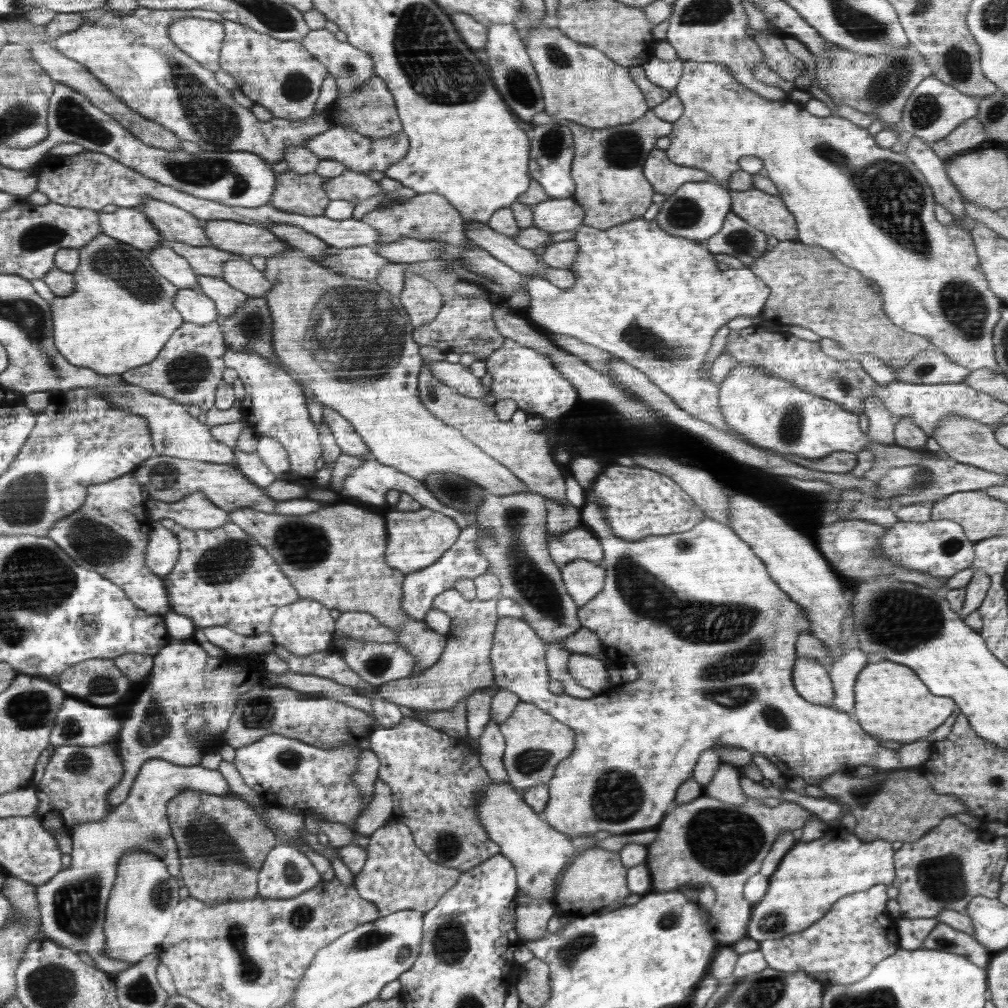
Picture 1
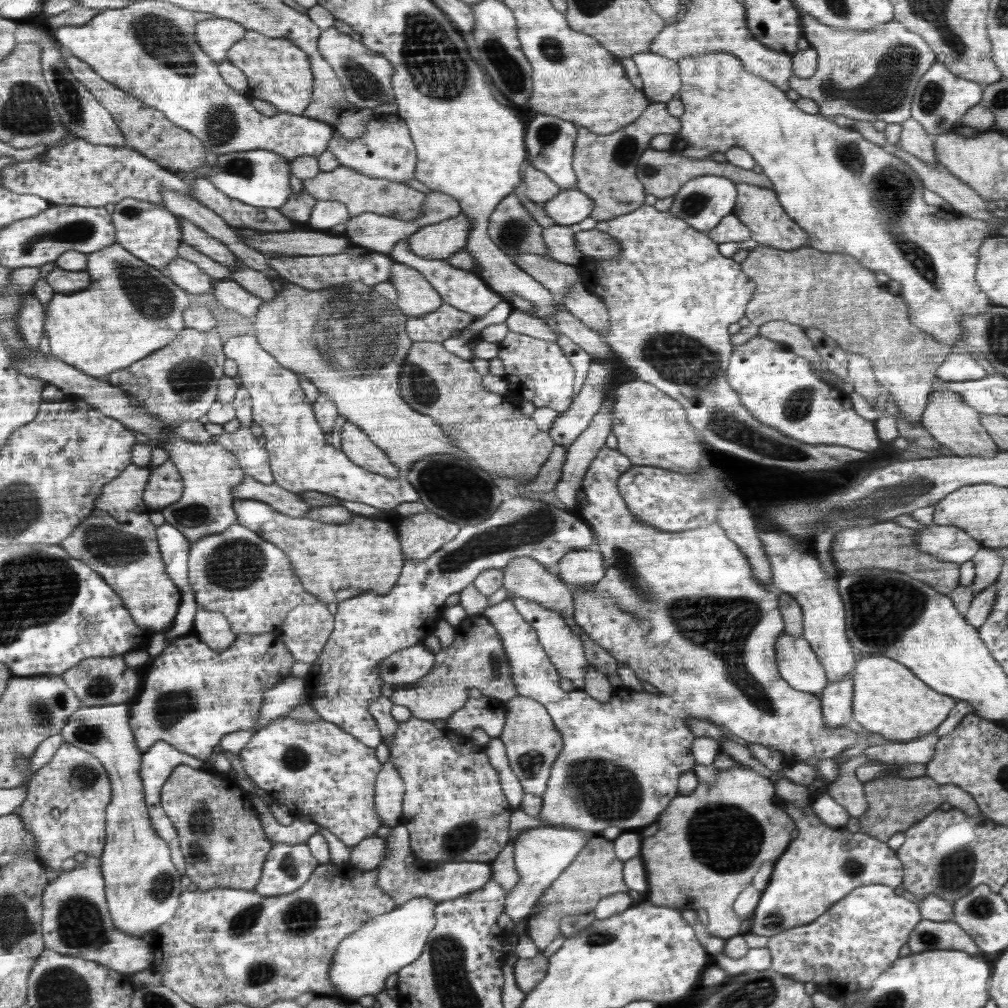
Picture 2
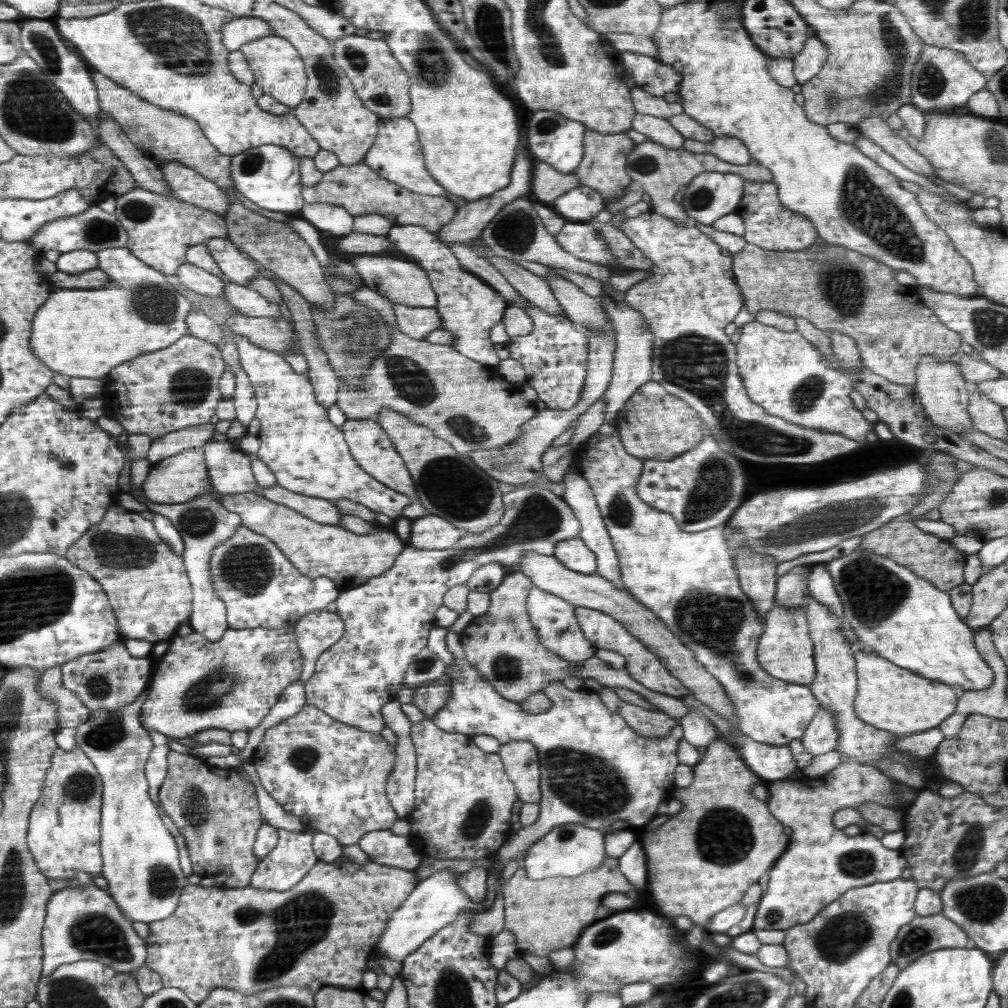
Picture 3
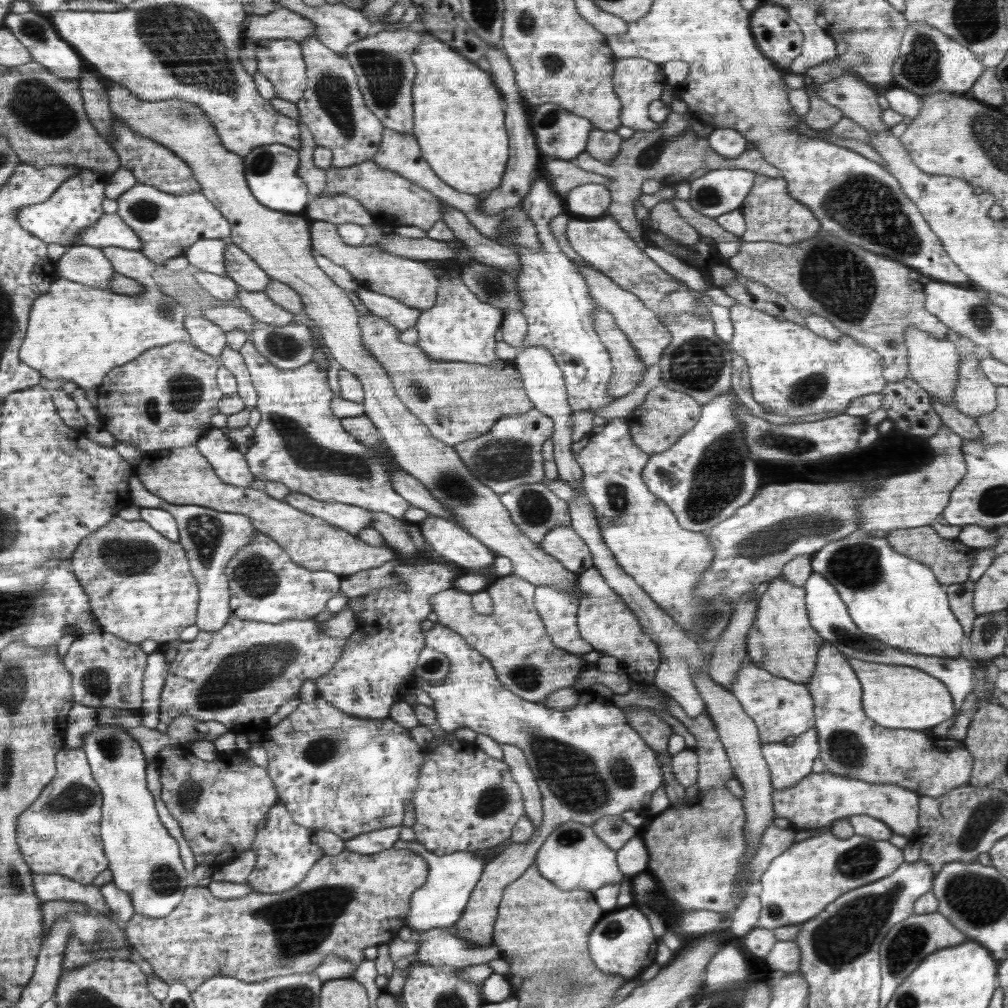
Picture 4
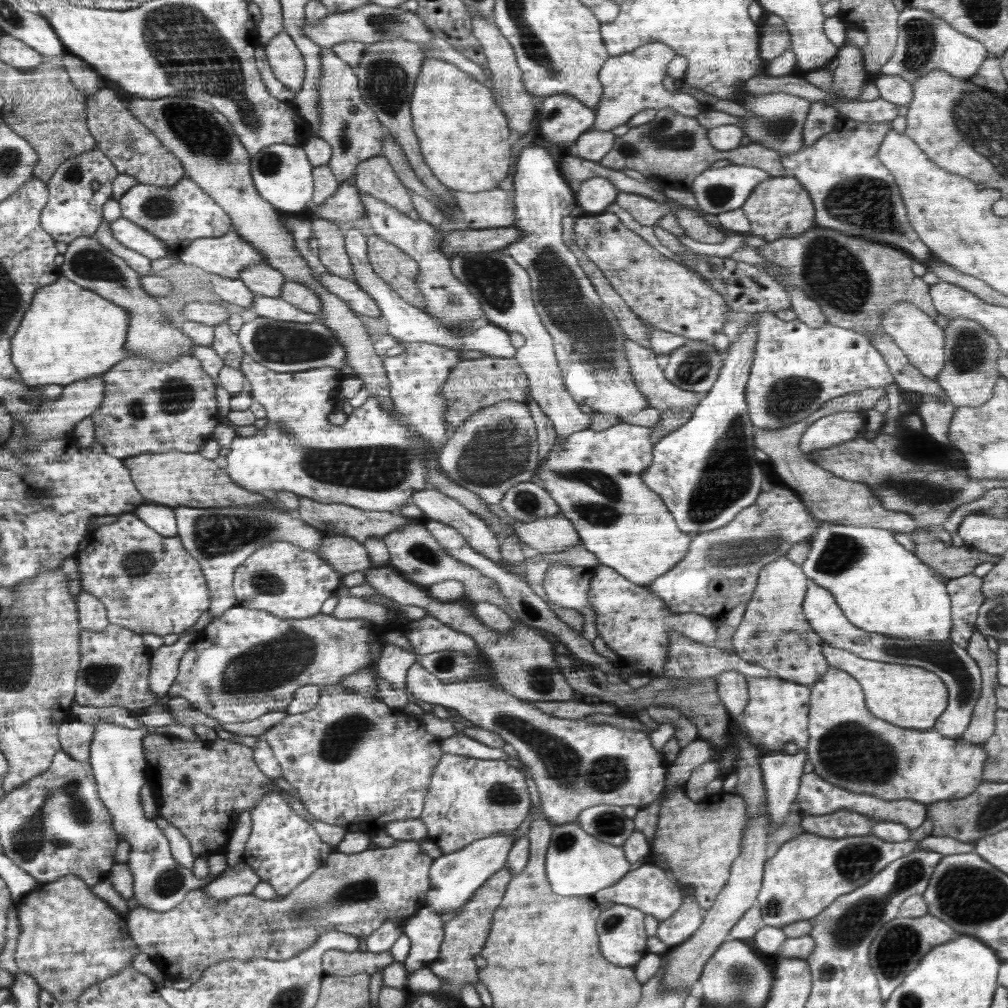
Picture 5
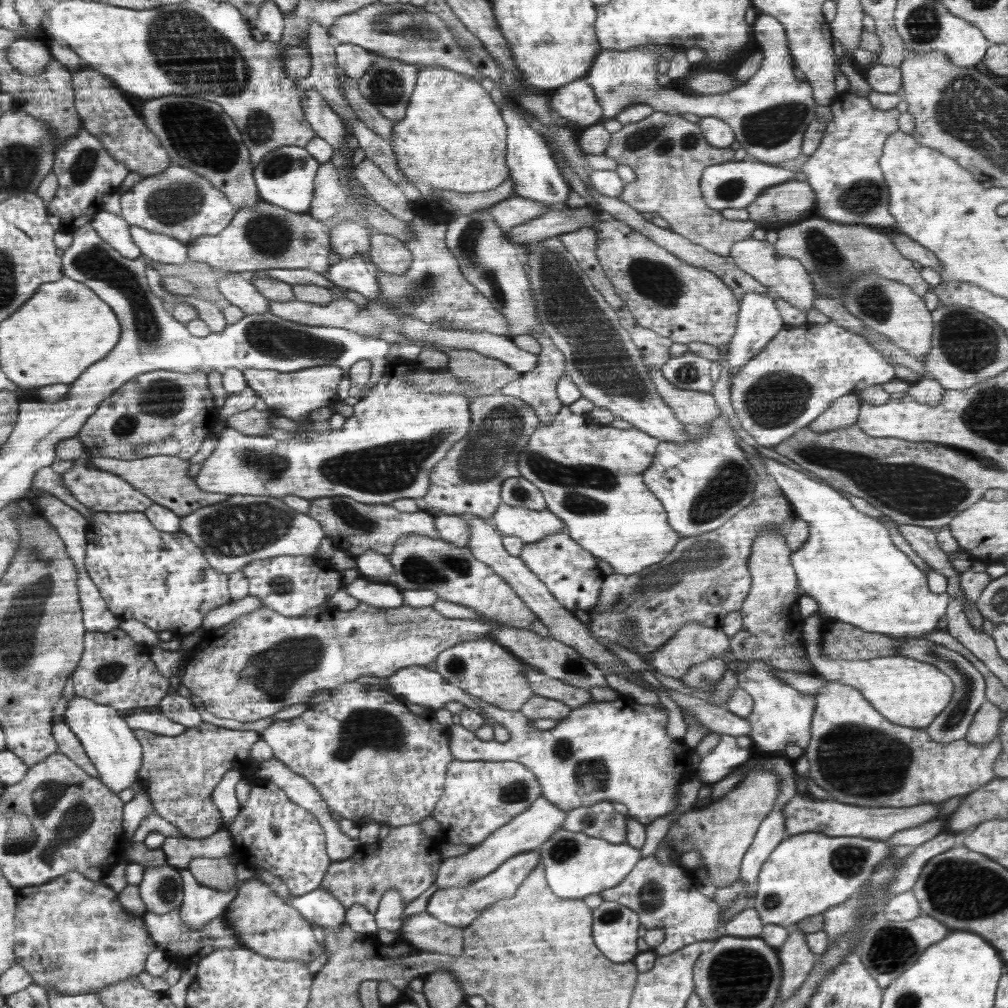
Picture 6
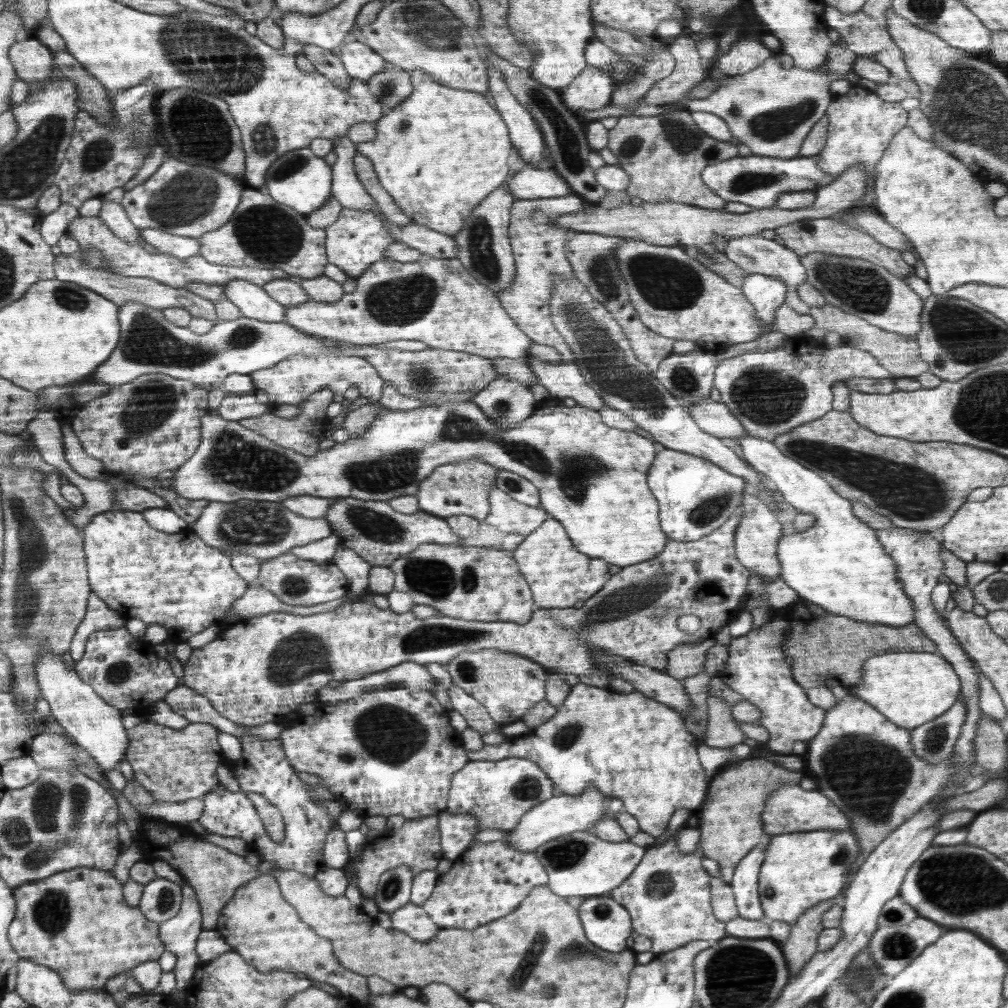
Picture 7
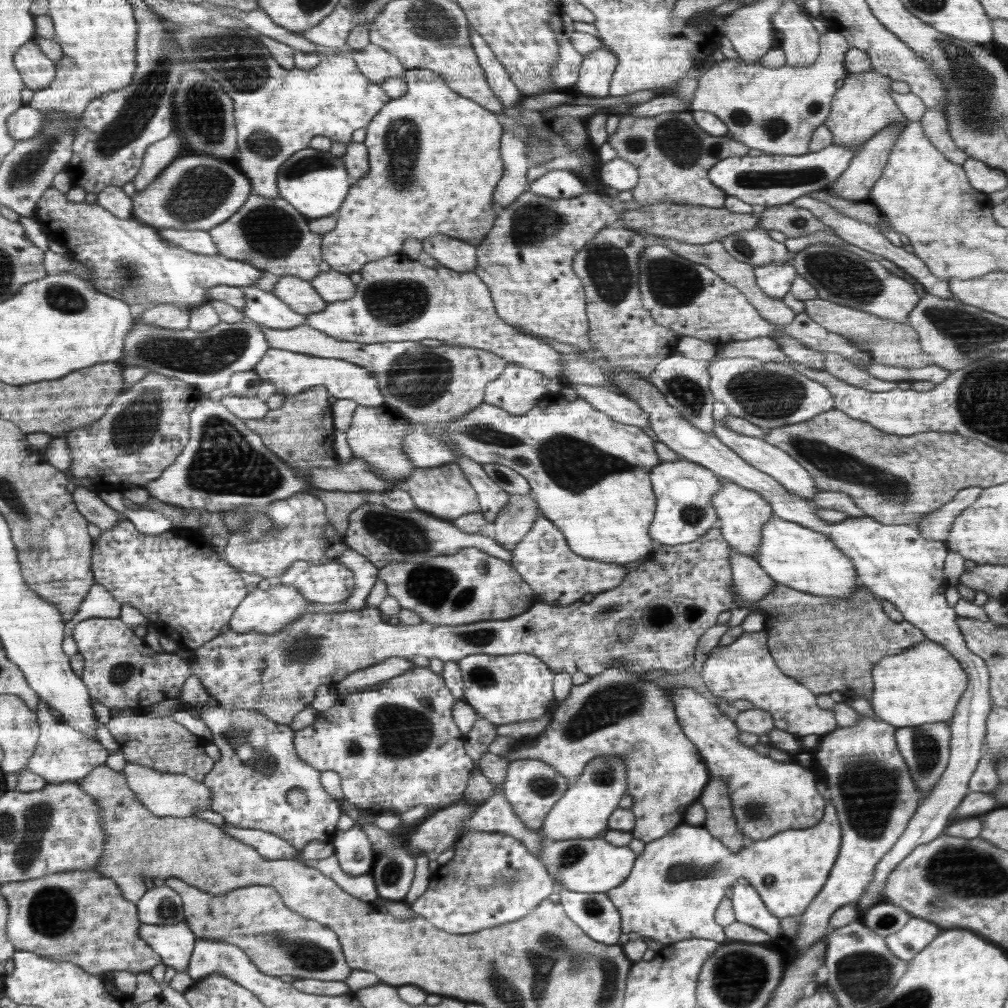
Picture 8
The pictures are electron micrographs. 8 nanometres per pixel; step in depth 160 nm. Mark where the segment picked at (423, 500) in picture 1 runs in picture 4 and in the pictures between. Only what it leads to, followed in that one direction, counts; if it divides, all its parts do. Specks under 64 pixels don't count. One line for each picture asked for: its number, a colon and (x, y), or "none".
2: (300, 459)
3: (307, 455)
4: (298, 442)

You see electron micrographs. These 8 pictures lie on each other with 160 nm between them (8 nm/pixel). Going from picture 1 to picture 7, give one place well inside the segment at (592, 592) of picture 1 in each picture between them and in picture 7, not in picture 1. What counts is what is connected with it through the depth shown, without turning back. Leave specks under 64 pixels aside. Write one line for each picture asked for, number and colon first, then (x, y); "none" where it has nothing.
2: (577, 568)
3: (572, 553)
4: (562, 542)
5: (555, 534)
6: (531, 526)
7: (508, 515)

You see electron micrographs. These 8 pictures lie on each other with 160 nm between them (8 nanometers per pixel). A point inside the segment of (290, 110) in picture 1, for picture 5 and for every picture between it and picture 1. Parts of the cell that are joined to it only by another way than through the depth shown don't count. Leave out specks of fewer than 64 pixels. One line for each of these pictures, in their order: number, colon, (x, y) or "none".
2: (279, 72)
3: (278, 67)
4: (282, 61)
5: (287, 62)

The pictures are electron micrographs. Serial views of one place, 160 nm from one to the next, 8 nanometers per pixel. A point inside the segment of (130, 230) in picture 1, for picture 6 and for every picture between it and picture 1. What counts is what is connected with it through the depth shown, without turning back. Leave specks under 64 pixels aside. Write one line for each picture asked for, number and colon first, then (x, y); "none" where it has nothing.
2: (151, 232)
3: (160, 229)
4: (168, 224)
5: (179, 214)
6: (177, 202)

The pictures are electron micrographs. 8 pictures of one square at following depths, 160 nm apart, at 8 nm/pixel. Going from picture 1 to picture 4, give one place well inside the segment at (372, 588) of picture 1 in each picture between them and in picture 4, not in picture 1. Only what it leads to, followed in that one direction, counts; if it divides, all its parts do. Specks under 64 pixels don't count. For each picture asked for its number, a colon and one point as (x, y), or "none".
2: (335, 562)
3: (317, 550)
4: (183, 475)

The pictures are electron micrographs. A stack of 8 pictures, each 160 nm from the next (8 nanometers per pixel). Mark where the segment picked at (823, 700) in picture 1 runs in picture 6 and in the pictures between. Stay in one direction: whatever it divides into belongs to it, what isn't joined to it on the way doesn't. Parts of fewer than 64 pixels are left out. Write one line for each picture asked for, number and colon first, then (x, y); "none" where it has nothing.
2: (798, 665)
3: (785, 650)
4: (781, 641)
5: (774, 633)
6: (772, 630)

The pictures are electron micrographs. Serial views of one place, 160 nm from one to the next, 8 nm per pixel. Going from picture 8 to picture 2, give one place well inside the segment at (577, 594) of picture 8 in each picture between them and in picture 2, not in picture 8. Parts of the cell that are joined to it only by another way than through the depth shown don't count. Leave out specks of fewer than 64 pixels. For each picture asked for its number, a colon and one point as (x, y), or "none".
2: (565, 648)
3: (557, 626)
4: (558, 609)
5: (568, 586)
6: (571, 574)
7: (558, 575)

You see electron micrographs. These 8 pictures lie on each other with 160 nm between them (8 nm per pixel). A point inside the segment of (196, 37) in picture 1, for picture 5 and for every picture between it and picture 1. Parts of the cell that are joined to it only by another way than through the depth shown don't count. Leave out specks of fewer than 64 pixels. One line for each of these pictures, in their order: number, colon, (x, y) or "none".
2: (217, 36)
3: (241, 30)
4: (283, 23)
5: (370, 23)

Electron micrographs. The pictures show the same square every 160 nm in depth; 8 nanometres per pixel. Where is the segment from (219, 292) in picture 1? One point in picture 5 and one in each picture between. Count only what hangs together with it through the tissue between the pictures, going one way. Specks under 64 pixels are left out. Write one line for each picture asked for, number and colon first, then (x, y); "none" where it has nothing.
2: (232, 295)
3: (247, 301)
4: (259, 304)
5: (277, 308)

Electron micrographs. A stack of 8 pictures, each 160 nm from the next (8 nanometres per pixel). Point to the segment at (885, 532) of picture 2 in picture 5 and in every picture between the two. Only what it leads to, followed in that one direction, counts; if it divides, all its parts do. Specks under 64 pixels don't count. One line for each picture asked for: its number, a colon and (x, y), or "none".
3: (933, 558)
4: (951, 561)
5: (952, 562)

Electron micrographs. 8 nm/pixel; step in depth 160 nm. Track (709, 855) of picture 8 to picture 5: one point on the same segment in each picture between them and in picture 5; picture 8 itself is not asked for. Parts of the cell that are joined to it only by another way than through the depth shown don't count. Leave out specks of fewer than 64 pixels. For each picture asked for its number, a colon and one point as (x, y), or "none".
5: (801, 878)
6: (806, 874)
7: (668, 895)

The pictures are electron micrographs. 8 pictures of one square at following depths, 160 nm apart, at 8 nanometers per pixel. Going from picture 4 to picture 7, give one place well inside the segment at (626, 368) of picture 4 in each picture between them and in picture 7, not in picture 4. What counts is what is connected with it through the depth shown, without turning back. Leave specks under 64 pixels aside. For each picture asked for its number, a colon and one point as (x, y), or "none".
5: (649, 377)
6: (690, 407)
7: (715, 418)

